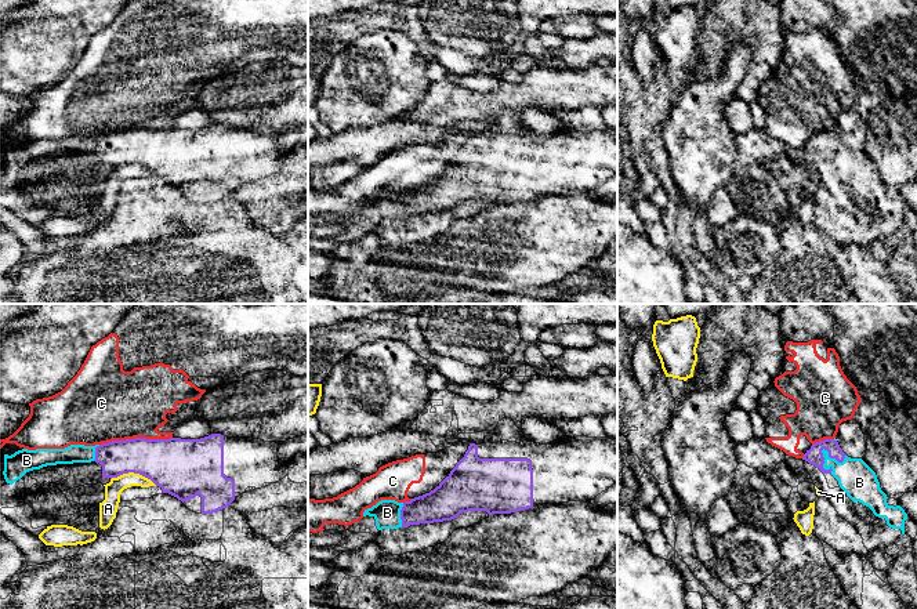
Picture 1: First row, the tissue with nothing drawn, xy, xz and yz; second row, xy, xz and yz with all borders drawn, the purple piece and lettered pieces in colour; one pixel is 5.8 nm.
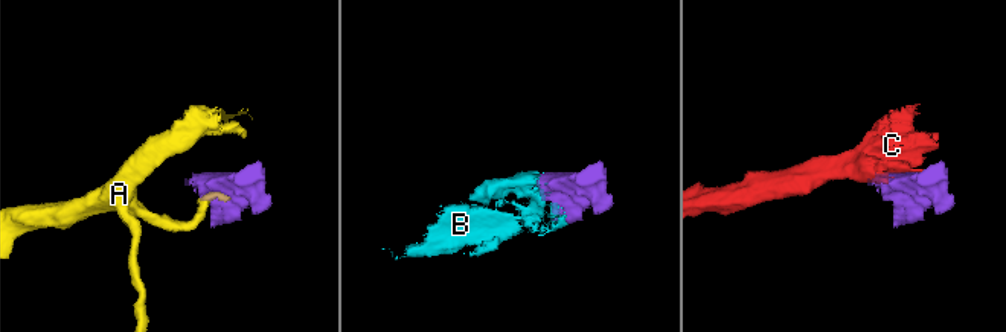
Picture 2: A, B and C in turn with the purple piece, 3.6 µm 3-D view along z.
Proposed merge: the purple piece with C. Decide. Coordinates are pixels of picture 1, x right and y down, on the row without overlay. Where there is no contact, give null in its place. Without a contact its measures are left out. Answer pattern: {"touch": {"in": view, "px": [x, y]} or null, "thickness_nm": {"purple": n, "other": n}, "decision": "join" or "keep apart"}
{"touch": {"in": "xy", "px": [136, 129]}, "thickness_nm": {"purple": 280, "other": 420}, "decision": "keep apart"}

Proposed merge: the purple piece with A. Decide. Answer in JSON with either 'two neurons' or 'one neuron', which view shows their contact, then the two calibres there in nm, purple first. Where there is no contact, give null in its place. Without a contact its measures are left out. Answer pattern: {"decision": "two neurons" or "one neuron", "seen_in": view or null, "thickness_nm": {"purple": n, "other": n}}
{"decision": "two neurons", "seen_in": "xy", "thickness_nm": {"purple": 320, "other": 100}}

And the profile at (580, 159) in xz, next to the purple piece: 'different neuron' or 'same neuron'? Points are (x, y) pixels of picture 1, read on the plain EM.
same neuron

